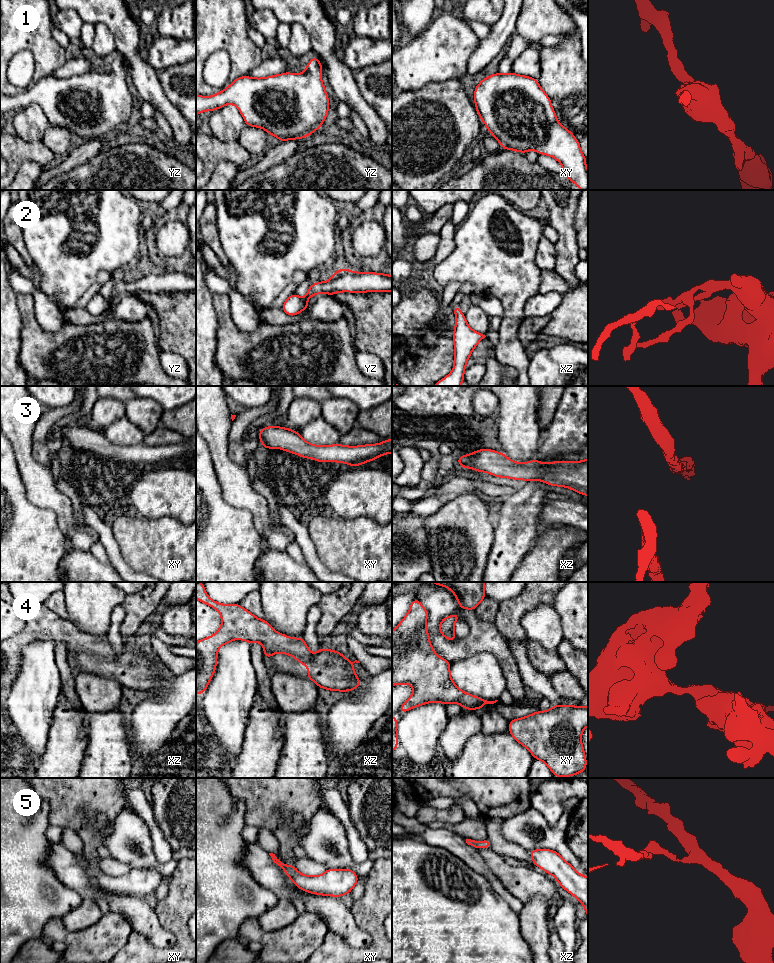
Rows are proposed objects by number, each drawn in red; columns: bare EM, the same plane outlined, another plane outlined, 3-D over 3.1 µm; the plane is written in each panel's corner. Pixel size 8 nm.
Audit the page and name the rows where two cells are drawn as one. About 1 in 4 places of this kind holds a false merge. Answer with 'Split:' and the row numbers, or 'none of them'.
Split: none of them

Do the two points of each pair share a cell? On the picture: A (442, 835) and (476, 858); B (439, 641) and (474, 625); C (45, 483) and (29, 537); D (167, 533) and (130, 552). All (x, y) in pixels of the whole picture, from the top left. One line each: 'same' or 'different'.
A: same
B: same
C: different
D: same

